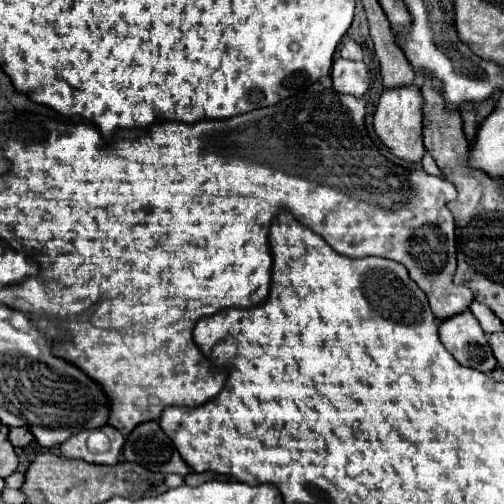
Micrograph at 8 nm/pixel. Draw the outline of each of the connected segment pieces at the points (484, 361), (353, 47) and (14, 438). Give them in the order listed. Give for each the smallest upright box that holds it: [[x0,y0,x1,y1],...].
[[439,310,497,372],[339,40,363,60],[9,426,33,446]]

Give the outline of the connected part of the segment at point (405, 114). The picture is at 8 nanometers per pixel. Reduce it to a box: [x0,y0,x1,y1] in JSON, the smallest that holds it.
[375,84,425,162]

